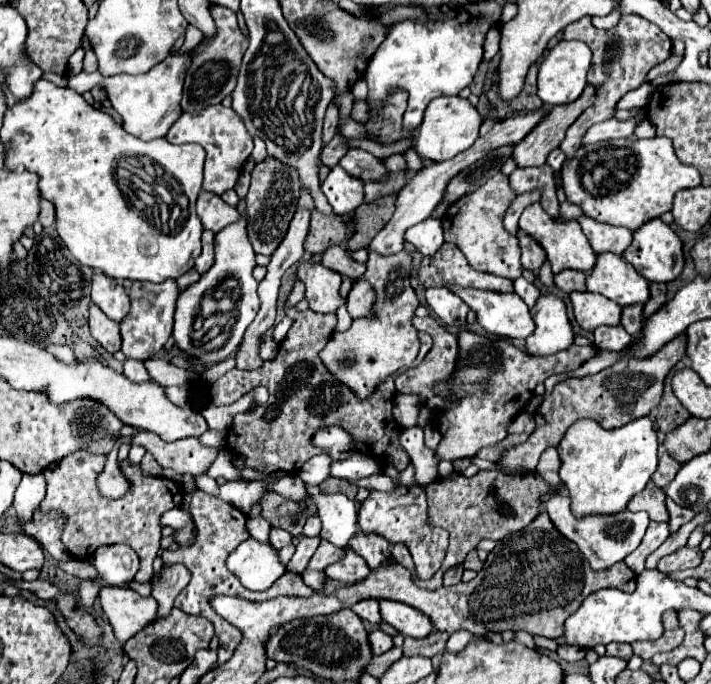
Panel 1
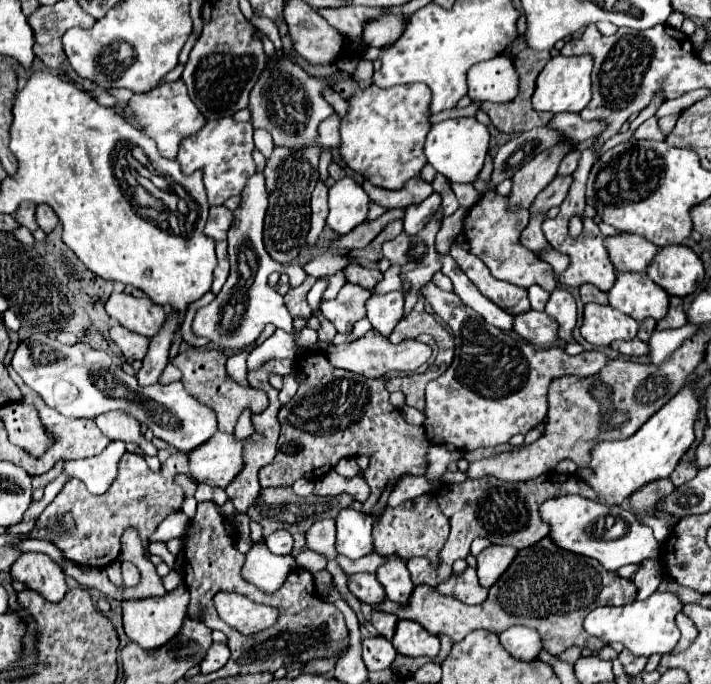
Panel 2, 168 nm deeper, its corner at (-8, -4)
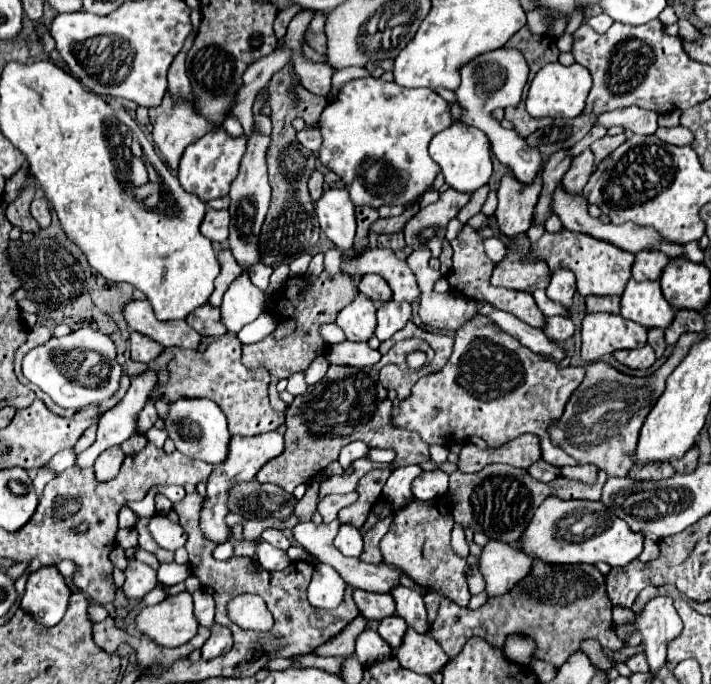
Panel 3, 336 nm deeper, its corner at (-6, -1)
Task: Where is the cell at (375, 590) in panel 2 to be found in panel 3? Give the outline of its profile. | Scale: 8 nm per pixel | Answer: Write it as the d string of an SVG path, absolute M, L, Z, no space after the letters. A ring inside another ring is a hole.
M354 590L354 602L362 616L368 620L382 620L396 614L396 602L390 594L370 594L364 590Z

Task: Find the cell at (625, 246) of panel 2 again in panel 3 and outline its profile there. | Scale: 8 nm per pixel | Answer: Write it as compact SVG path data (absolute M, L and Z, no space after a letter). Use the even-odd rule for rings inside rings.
M642 250L636 254L636 262L632 266L632 278L642 280L660 280L662 270L668 266L668 256L662 252L648 252Z

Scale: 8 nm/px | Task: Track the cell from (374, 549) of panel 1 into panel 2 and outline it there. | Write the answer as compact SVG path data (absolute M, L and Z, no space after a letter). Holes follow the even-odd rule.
M386 557L386 565L378 567L376 577L384 585L386 597L390 601L396 601L396 603L408 601L408 597L414 589L414 583L406 569L406 561L402 561L398 557Z

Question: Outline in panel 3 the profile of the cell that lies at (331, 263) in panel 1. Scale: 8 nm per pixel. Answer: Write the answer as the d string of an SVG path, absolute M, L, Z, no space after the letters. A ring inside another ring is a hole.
M366 274L360 282L360 292L364 296L368 296L372 302L392 300L392 292L390 292L388 282L384 282L384 278L380 278L378 274Z

